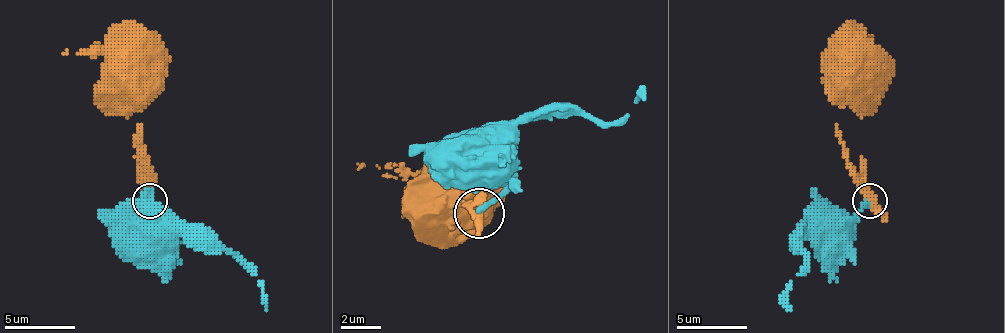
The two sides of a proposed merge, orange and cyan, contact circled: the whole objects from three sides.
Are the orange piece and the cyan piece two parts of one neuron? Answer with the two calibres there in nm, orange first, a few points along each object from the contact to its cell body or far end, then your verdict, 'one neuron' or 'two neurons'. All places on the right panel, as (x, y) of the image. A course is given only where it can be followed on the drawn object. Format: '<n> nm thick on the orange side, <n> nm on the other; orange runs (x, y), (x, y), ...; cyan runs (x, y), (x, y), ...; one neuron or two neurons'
360 nm thick on the orange side, 280 nm on the other; orange runs (869, 199), (837, 128), (840, 82), (858, 68); cyan runs (869, 199), (854, 214), (837, 217), (829, 231); two neurons

